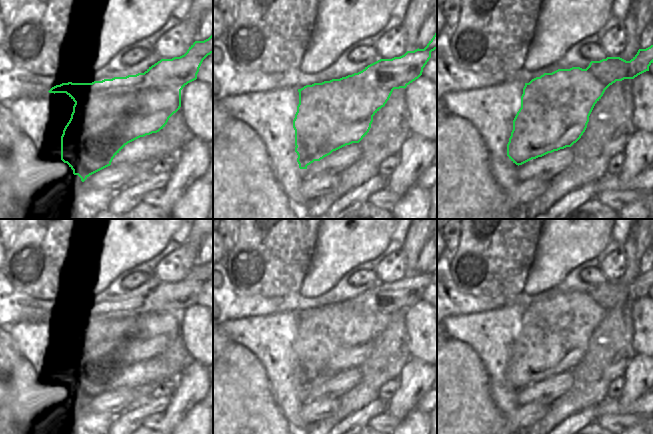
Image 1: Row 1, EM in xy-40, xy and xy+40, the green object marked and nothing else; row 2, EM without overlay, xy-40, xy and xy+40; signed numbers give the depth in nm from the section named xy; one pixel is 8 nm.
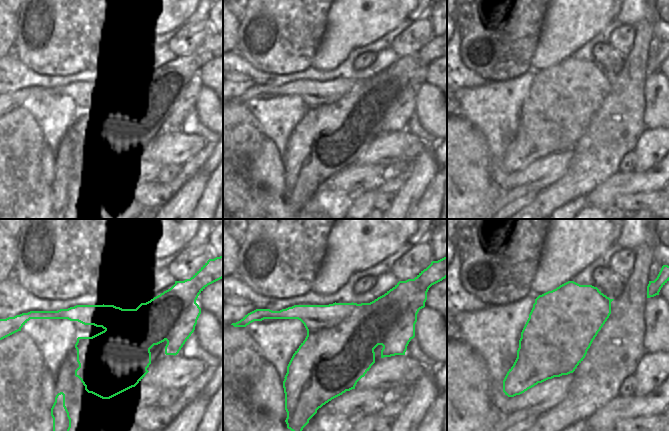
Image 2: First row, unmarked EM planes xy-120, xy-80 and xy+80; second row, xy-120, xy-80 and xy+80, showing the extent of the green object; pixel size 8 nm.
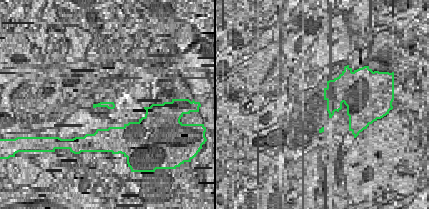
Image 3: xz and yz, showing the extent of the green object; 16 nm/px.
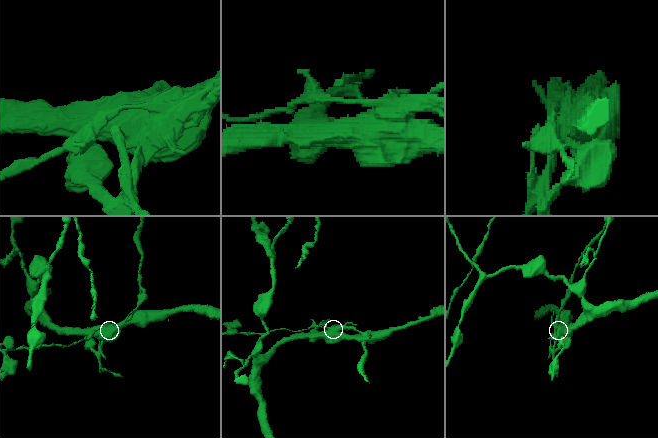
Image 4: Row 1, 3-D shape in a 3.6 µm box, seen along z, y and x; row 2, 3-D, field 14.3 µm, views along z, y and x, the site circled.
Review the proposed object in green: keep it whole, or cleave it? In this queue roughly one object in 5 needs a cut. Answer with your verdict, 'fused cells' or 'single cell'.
fused cells

